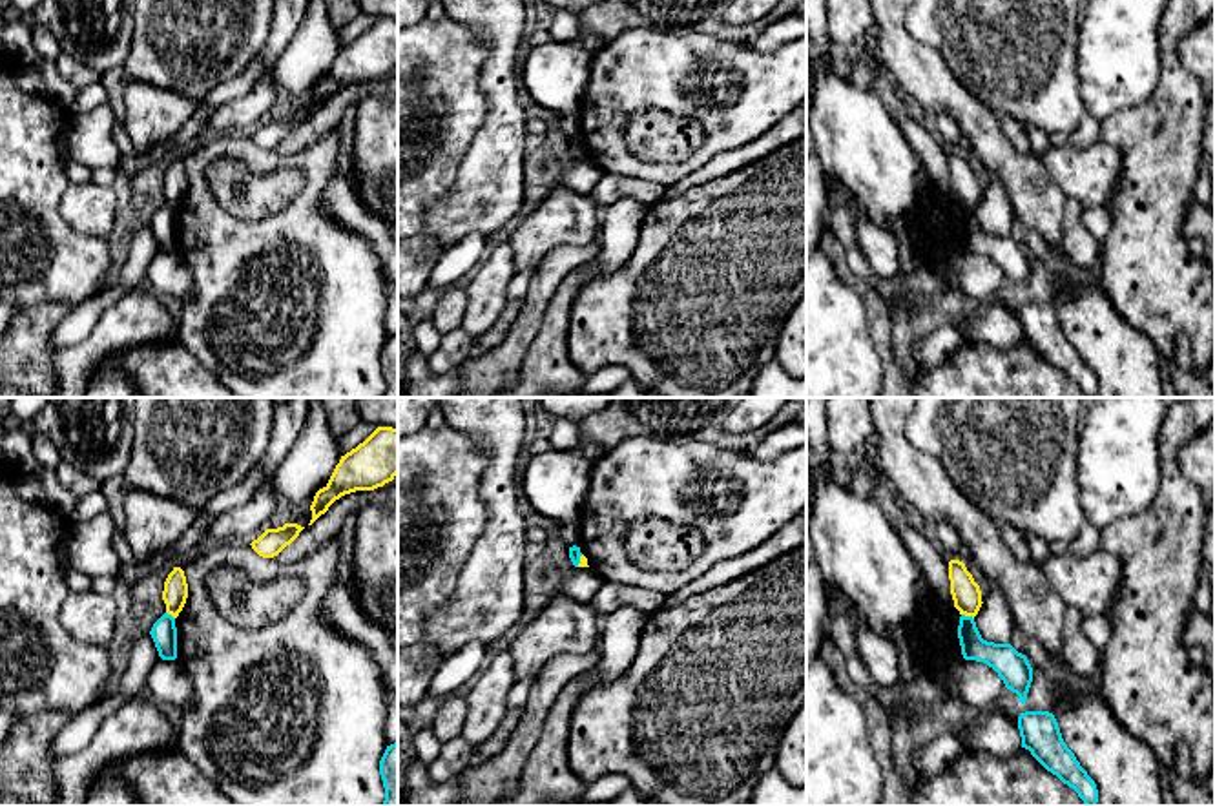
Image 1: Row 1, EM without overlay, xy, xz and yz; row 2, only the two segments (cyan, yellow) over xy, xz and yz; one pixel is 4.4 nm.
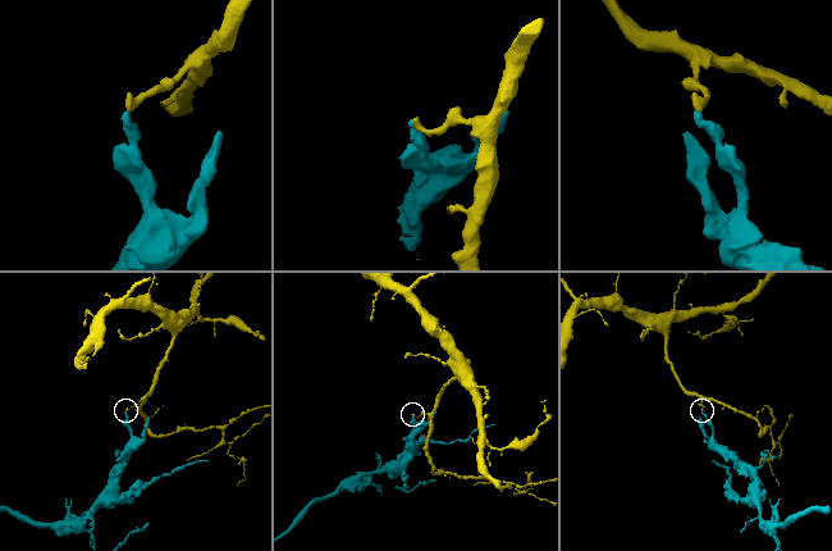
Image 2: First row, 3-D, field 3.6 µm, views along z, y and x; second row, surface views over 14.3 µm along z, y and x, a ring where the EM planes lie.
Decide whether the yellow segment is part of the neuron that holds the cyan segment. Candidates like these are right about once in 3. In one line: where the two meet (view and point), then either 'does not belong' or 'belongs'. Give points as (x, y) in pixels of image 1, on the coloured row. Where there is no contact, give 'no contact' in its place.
contact yz (967, 617); does not belong

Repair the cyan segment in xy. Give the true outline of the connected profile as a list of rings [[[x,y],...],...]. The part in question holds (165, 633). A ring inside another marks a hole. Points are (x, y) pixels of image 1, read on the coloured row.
[[[164,613],[150,631],[159,656],[162,660],[175,660],[177,658],[177,627],[175,618]]]

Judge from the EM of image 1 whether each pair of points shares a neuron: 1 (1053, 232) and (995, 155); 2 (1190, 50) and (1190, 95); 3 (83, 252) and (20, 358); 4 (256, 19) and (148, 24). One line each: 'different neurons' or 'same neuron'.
1: same neuron
2: different neurons
3: different neurons
4: same neuron

